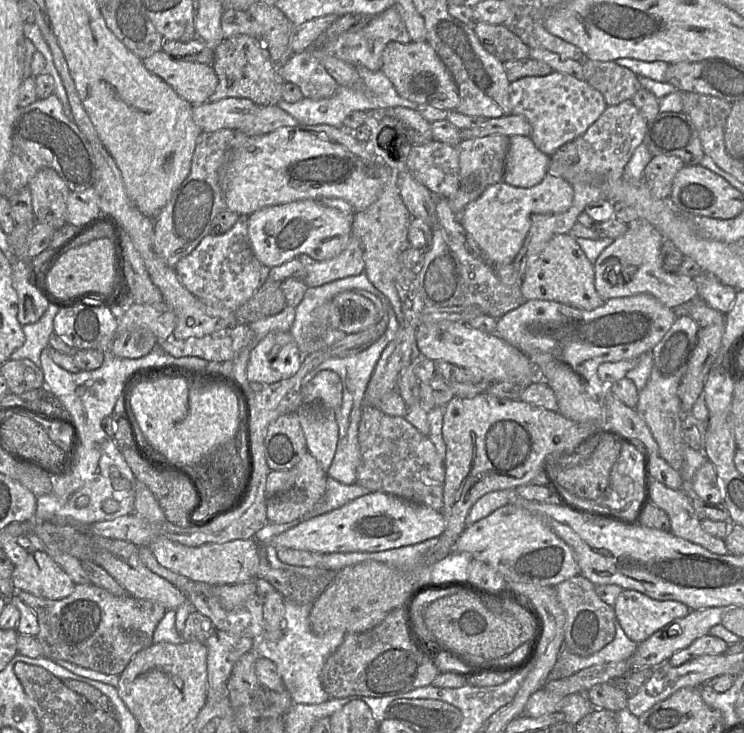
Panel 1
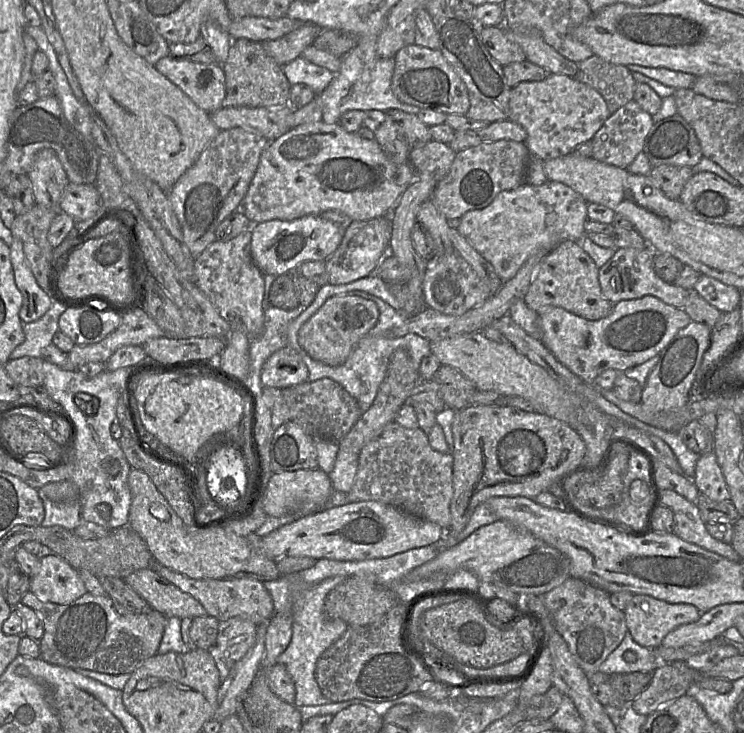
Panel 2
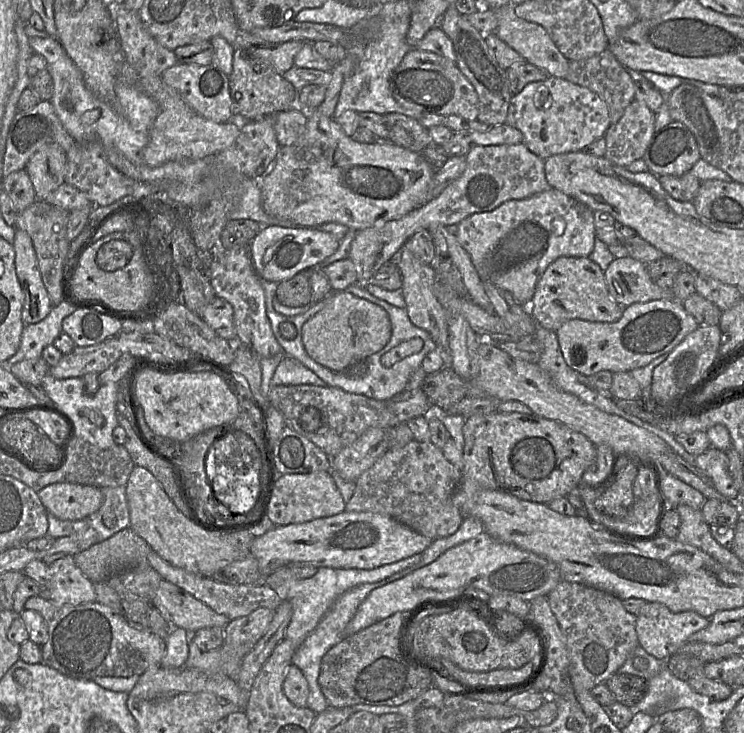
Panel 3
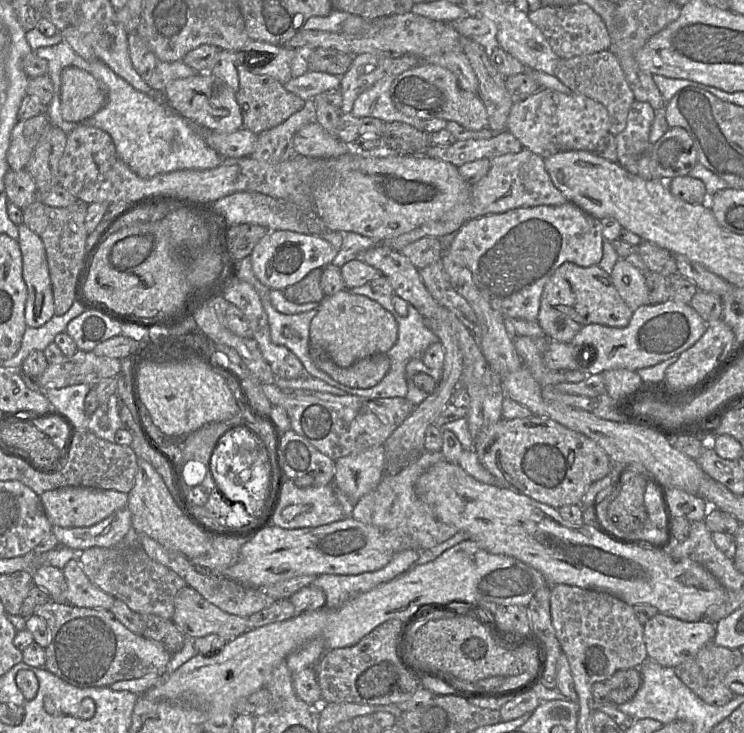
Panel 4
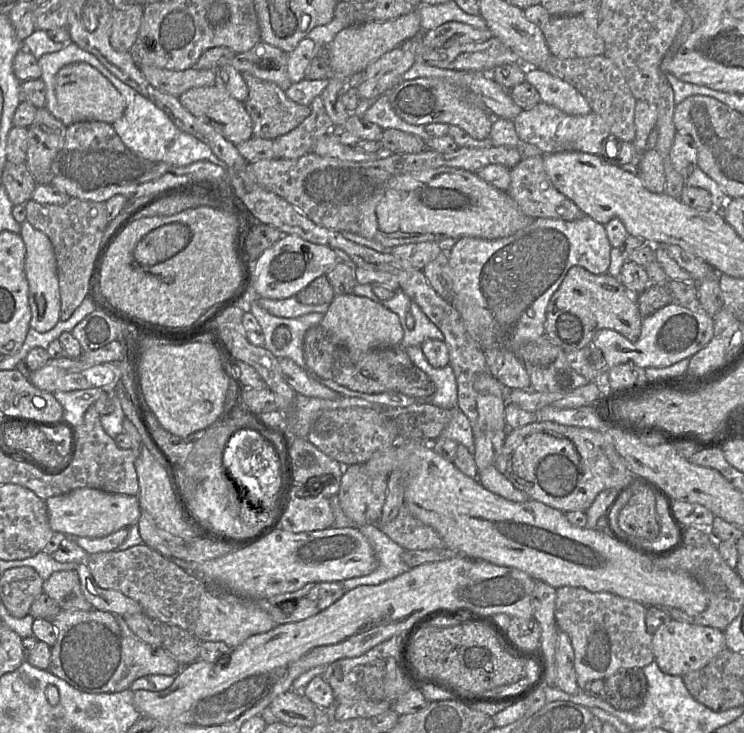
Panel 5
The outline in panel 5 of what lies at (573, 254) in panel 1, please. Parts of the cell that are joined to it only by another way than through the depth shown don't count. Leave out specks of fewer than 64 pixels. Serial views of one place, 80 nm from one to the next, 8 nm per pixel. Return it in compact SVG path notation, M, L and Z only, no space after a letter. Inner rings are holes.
M573 266L548 303L545 334L564 352L572 352L590 345L595 334L602 329L614 330L630 341L636 341L641 333L642 319L637 297L623 286L618 277L607 273L596 275Z

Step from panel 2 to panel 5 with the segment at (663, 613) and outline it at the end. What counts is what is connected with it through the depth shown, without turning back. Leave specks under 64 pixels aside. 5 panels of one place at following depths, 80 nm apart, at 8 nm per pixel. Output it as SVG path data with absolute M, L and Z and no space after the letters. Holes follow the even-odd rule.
M671 619L652 635L654 661L662 672L682 677L705 667L720 651L727 649L724 633L716 628Z

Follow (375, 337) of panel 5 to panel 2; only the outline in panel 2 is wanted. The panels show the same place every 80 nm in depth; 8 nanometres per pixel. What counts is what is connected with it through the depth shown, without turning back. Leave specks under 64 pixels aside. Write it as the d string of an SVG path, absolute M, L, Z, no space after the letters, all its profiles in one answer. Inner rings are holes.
M349 292L334 295L302 325L298 342L312 359L329 366L339 366L345 362L357 343L376 326L378 319L379 310L373 301Z

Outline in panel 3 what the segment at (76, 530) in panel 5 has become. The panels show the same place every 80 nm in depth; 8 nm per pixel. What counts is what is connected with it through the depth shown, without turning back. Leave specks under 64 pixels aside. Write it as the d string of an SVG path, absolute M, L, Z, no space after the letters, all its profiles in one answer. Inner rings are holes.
M54 483L36 492L45 509L60 520L82 520L103 503L99 487L75 483Z

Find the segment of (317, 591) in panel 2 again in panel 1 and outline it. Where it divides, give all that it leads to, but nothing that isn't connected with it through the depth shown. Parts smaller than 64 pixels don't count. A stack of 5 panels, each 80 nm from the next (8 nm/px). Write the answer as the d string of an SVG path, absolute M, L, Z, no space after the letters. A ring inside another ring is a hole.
M285 601L286 628L283 637L276 643L270 643L261 637L256 640L253 649L260 657L275 664L293 704L320 704L330 699L322 687L320 675L325 661L338 648L345 636L343 631L330 631L322 636L314 635L309 625L312 604Z

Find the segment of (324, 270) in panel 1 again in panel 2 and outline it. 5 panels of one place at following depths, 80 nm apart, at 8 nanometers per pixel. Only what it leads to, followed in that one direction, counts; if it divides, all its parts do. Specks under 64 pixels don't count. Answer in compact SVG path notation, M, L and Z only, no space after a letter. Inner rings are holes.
M389 216L371 220L352 220L336 251L323 261L328 274L328 283L343 284L374 274L382 259L388 254L392 236Z

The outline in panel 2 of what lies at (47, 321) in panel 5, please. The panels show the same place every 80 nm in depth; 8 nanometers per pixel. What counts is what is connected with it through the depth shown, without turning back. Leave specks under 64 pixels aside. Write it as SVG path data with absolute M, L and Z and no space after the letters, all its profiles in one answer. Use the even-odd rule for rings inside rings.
M14 239L12 242L10 258L15 283L23 298L19 317L22 323L35 322L49 310L54 300L48 296L35 280L28 266L20 240Z

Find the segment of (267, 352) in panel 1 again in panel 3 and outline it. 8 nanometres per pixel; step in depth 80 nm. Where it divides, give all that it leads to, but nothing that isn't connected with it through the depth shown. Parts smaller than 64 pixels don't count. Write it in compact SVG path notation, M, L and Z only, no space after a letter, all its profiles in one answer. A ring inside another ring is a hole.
M284 355L273 373L271 385L295 386L307 384L316 386L327 385L326 382L306 368L300 361L289 355Z

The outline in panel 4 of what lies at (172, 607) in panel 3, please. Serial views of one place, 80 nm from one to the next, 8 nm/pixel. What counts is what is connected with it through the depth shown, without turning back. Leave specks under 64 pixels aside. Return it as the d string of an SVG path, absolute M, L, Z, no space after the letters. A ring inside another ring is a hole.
M187 585L176 594L174 605L171 621L192 639L216 634L228 642L251 630L247 617L224 612Z

